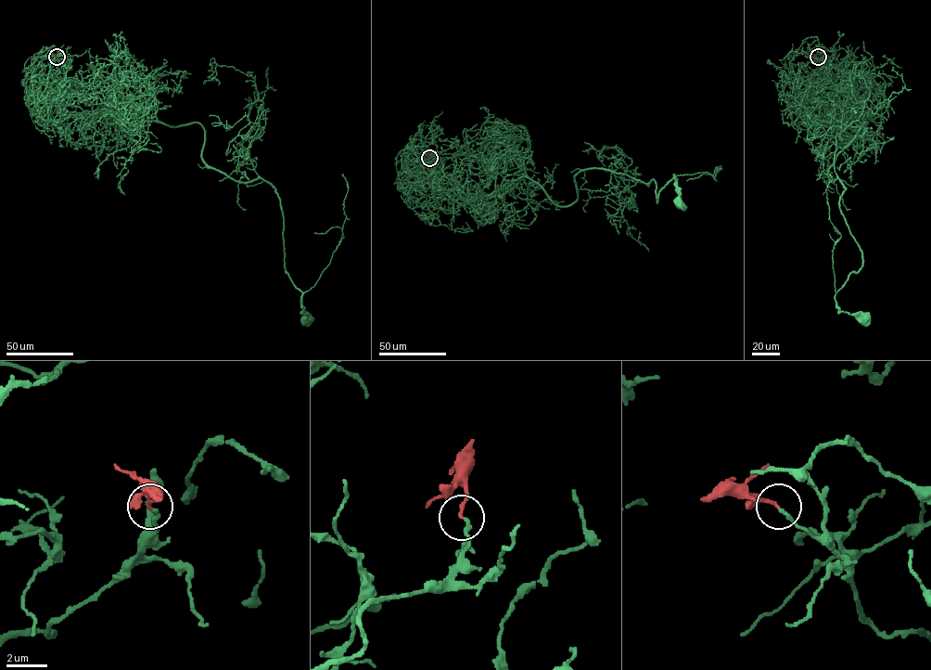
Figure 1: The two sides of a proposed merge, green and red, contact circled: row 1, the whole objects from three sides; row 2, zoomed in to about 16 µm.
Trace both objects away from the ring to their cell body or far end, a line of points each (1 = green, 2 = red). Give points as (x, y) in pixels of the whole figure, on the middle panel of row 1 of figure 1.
1: (429, 158), (412, 176), (474, 198), (528, 176), (569, 206), (602, 168), (656, 202), (675, 174), (680, 205)
2: (429, 158), (403, 176)

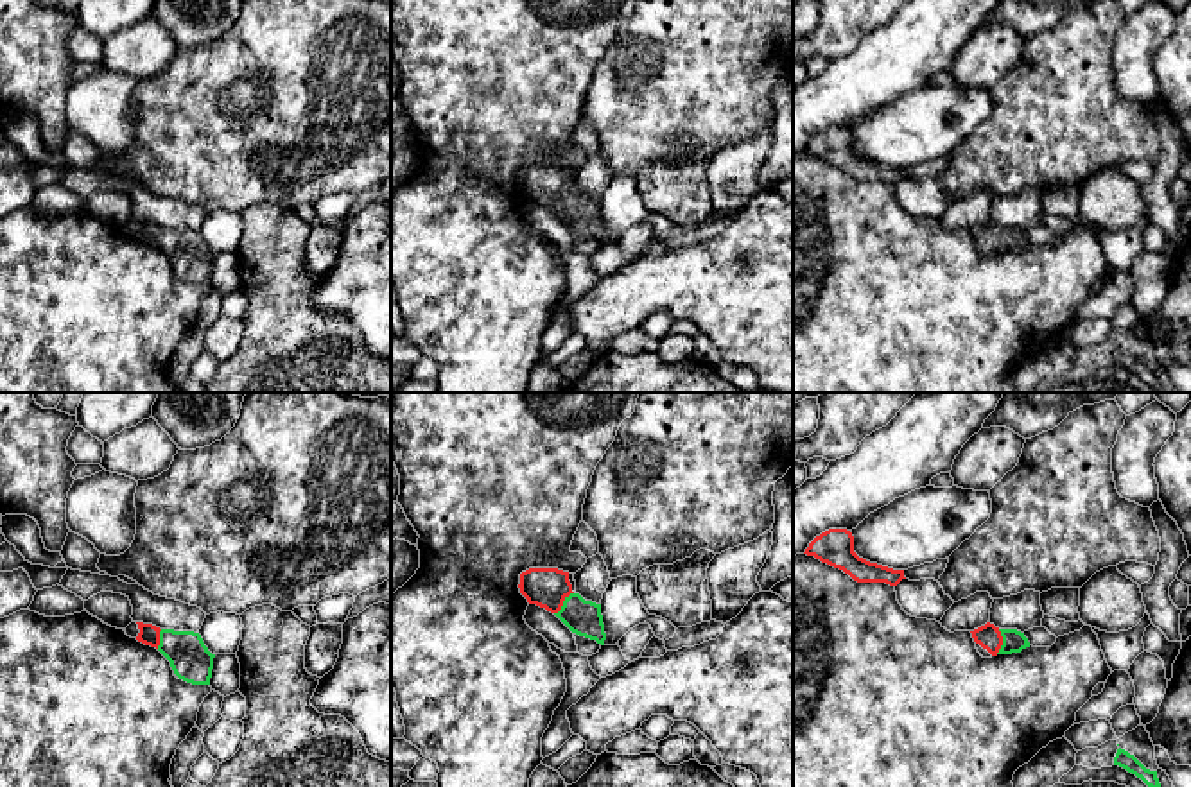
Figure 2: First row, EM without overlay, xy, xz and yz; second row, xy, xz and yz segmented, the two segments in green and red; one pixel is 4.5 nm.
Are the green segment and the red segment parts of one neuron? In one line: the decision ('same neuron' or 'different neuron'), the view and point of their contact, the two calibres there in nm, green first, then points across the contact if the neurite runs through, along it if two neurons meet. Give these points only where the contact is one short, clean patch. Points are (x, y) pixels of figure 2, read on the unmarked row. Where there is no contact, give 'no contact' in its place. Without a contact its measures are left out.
different neuron; contact xz (564, 201); calibres 160 and 180 nm

